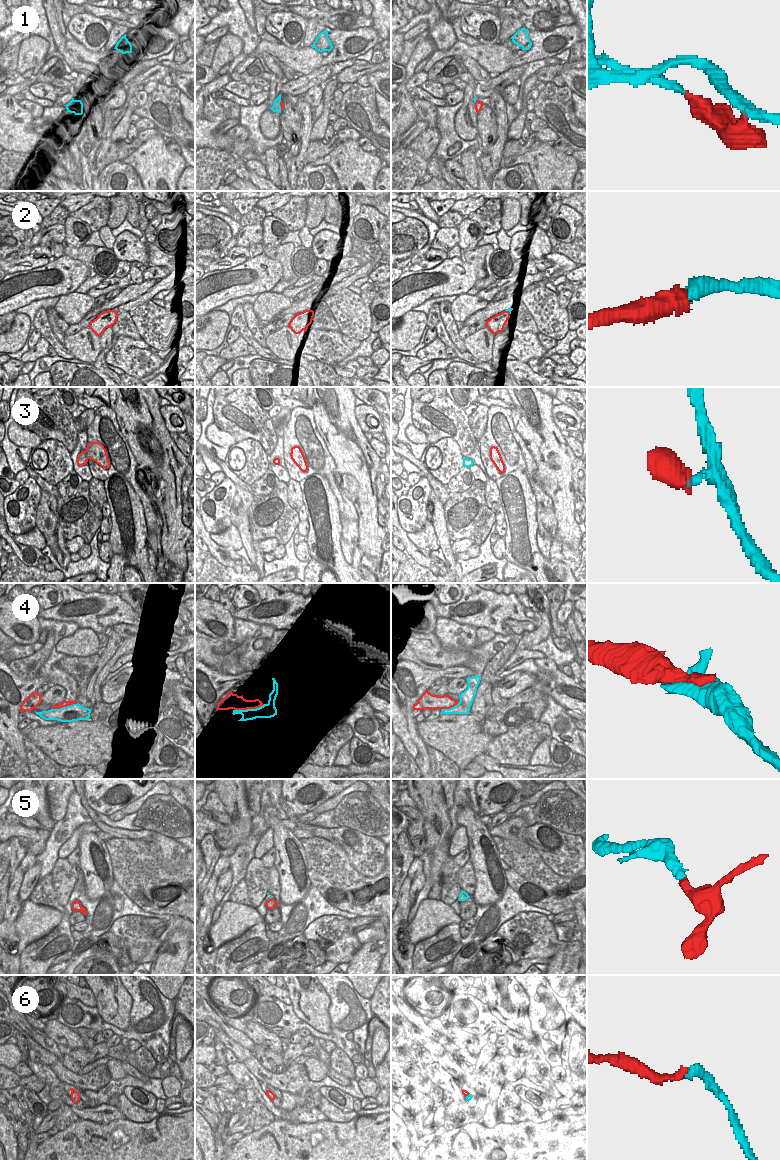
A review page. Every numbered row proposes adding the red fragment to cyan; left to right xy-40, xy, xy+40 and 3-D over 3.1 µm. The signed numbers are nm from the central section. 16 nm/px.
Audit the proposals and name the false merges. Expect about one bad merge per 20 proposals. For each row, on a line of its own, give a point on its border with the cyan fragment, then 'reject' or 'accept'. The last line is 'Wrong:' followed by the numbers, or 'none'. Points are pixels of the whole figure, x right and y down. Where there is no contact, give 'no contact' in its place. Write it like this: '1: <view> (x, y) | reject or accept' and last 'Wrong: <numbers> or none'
1: xy (280, 106) | accept
2: xy+40 (508, 310) | accept
3: no contact | accept
4: xy (249, 709) | accept
5: xy (271, 897) | accept
6: xy+40 (468, 1095) | accept
Wrong: none

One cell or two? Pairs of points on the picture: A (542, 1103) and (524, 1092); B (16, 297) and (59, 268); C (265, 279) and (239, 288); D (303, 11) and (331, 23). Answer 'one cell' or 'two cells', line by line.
A: one cell
B: one cell
C: one cell
D: one cell

